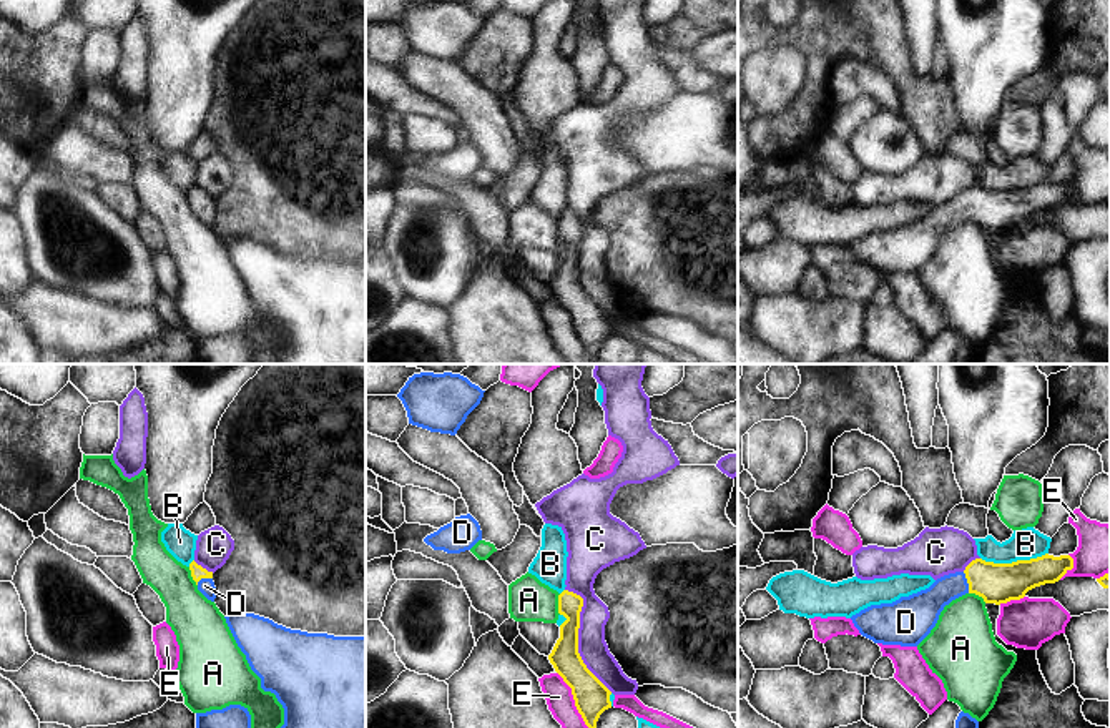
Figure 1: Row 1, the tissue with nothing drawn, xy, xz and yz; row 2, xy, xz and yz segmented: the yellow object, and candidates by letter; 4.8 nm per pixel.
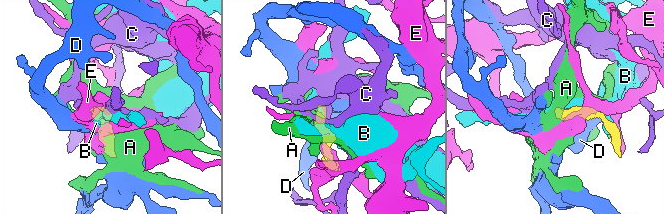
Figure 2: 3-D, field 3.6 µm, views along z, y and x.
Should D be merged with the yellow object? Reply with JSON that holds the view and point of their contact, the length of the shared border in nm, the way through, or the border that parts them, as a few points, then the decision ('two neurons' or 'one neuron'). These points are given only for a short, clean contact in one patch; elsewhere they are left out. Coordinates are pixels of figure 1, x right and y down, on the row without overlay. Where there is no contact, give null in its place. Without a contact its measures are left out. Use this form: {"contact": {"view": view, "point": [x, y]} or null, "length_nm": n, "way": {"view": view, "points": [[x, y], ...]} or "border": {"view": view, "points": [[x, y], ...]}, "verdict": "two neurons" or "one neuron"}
{"contact": {"view": "yz", "point": [967, 210]}, "length_nm": 110, "way": {"view": "yz", "points": [[997, 211], [967, 210], [947, 215], [924, 235]]}, "verdict": "one neuron"}

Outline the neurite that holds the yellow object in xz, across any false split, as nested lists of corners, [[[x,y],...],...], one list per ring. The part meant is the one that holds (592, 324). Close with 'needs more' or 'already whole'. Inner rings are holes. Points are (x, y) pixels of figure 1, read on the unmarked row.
[[[563,218],[558,223],[558,241],[567,248],[560,253],[560,266],[548,283],[555,299],[572,316],[575,334],[590,357],[600,342],[611,336],[611,319],[587,296],[578,281],[578,256],[583,226]]]; already whole

